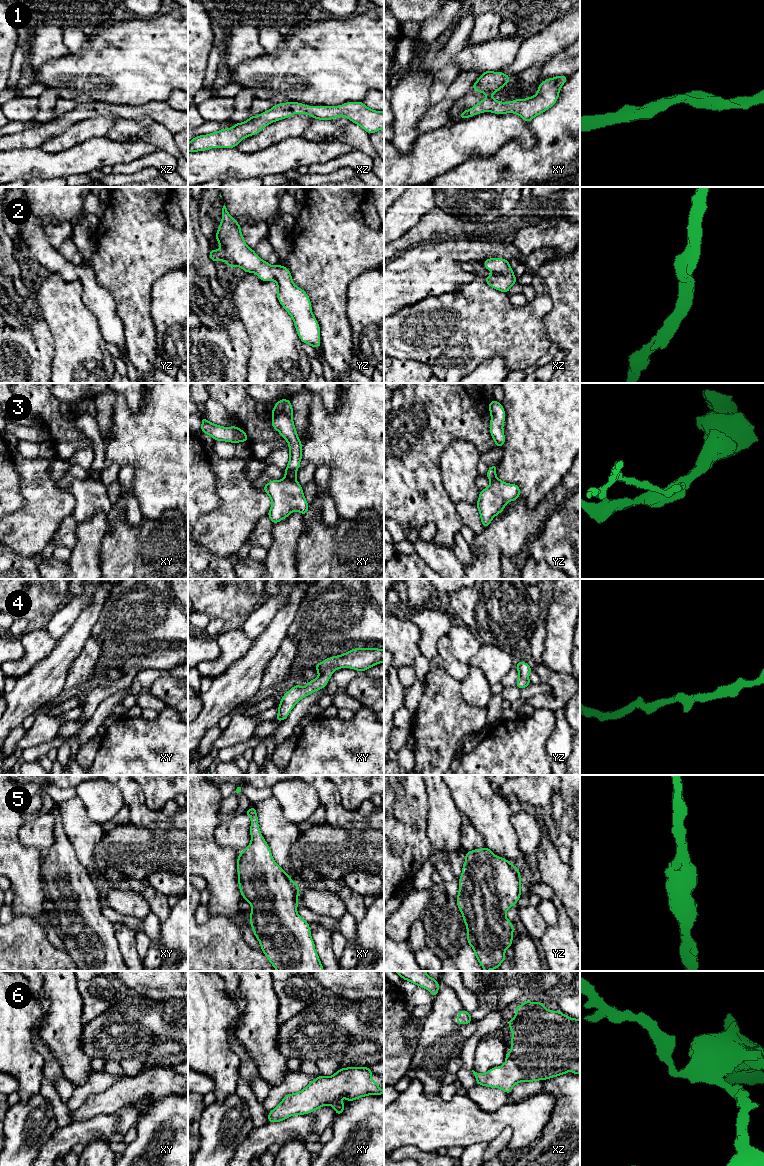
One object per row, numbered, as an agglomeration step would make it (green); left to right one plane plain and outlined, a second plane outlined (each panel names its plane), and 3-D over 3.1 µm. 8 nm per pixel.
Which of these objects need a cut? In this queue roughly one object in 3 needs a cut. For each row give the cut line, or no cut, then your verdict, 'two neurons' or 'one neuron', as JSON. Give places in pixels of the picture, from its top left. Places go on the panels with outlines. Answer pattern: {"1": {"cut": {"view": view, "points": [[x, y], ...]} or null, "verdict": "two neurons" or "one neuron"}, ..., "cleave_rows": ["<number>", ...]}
{"1": {"cut": null, "verdict": "one neuron"}, "2": {"cut": null, "verdict": "one neuron"}, "3": {"cut": {"view": "xy", "points": [[285, 476], [295, 480]]}, "verdict": "two neurons"}, "4": {"cut": null, "verdict": "one neuron"}, "5": {"cut": null, "verdict": "one neuron"}, "6": {"cut": null, "verdict": "one neuron"}, "cleave_rows": ["3"]}

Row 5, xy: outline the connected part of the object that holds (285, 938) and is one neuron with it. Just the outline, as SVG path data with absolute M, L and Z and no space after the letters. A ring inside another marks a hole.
M251 807L244 814L251 818L251 842L237 858L238 884L244 900L252 906L250 924L262 952L277 971L324 971L309 923L297 913L299 886L274 861L260 832L256 808Z

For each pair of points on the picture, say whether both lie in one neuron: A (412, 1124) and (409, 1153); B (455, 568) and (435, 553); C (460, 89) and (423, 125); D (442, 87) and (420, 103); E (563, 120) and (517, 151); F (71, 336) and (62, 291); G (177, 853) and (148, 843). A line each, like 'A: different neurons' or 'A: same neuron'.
A: different neurons
B: same neuron
C: same neuron
D: different neurons
E: same neuron
F: same neuron
G: same neuron

